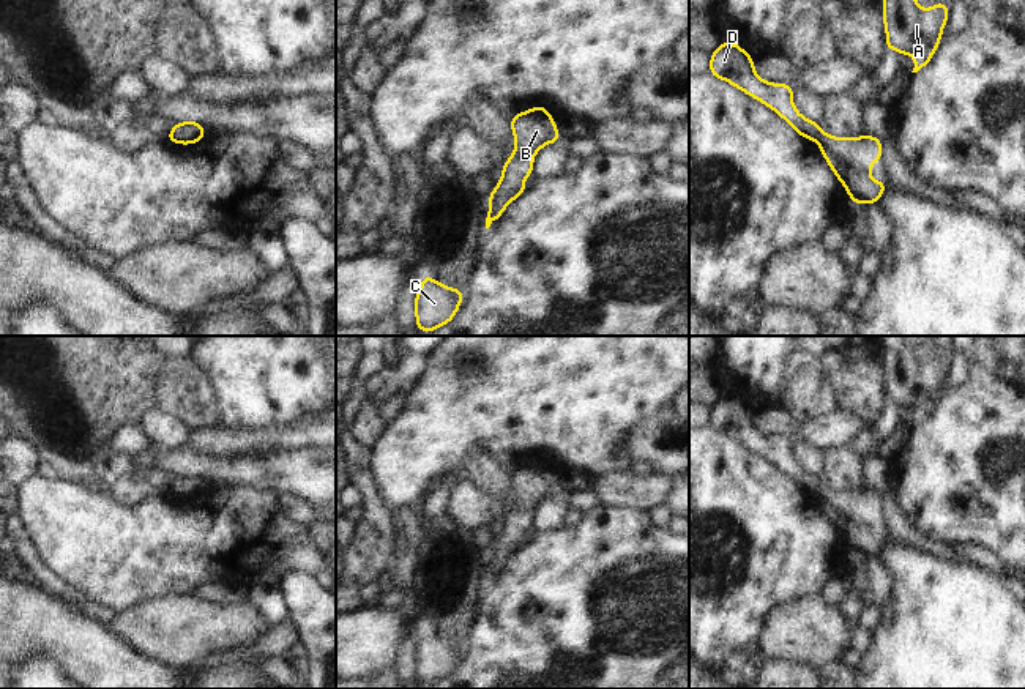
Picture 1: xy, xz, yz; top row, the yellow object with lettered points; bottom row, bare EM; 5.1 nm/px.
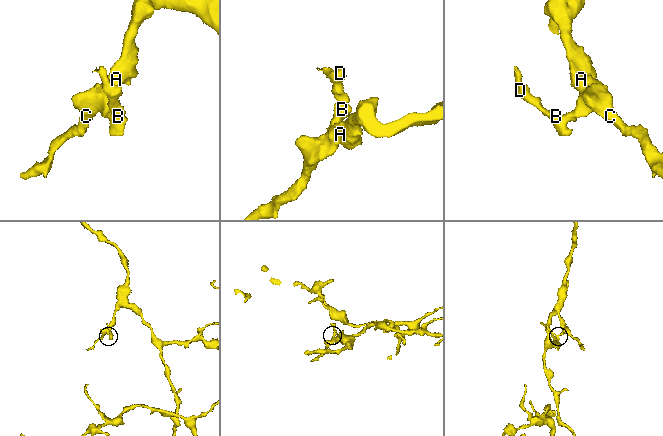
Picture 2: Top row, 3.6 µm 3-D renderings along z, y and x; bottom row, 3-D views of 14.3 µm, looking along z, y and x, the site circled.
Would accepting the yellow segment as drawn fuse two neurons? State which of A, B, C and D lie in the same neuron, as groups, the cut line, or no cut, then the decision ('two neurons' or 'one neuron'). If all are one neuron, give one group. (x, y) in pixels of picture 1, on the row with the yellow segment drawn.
A B C / D; cut in xz along (530, 111), (547, 115); two neurons

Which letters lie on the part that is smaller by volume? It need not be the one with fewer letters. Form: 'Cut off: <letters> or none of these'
Cut off: D

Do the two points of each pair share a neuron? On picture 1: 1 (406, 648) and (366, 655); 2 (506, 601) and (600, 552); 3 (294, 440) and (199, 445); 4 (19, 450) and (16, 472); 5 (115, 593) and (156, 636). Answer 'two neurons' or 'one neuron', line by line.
1: two neurons
2: one neuron
3: one neuron
4: one neuron
5: two neurons

